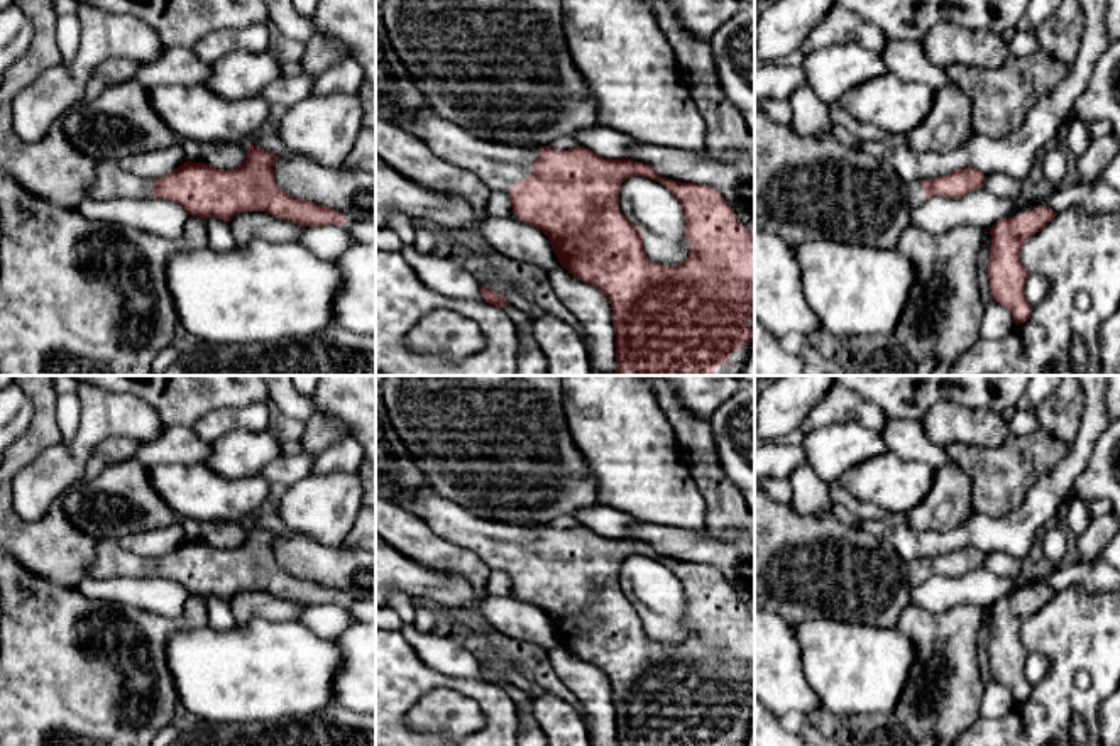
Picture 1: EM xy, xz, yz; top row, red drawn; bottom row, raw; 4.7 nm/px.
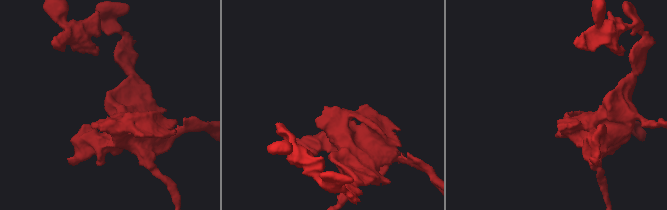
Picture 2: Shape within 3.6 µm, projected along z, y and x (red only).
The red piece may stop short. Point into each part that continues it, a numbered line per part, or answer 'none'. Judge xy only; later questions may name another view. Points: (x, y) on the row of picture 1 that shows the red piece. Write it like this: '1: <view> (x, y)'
1: xy (110, 183)

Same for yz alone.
1: yz (916, 195)

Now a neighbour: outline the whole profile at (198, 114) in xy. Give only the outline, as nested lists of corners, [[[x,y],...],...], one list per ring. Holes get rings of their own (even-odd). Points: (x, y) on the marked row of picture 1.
[[[161,85],[147,93],[154,112],[181,140],[247,145],[271,113],[261,96],[227,100],[206,85]]]

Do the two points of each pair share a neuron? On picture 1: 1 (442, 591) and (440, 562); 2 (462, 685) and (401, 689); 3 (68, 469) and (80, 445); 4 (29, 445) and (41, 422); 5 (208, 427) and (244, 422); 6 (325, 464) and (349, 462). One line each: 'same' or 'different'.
1: different
2: same
3: same
4: same
5: same
6: same

